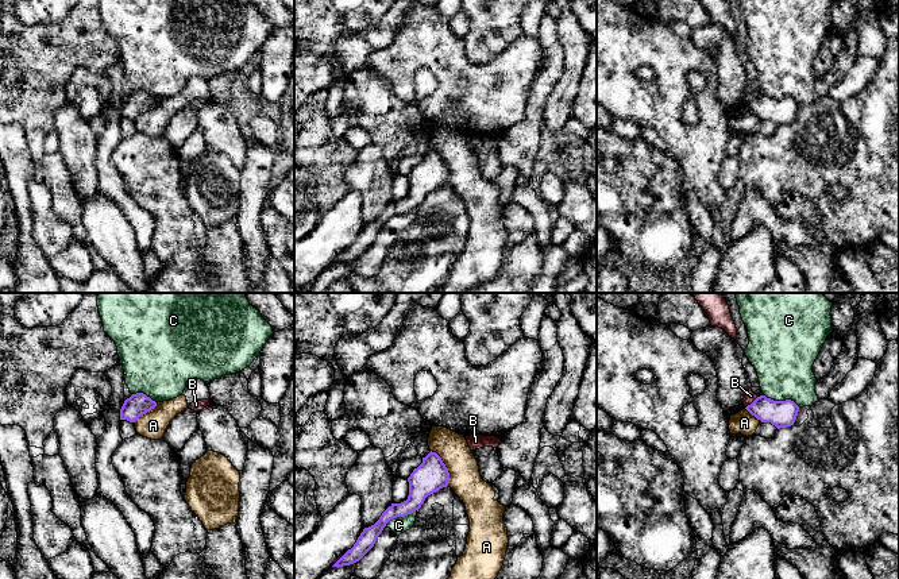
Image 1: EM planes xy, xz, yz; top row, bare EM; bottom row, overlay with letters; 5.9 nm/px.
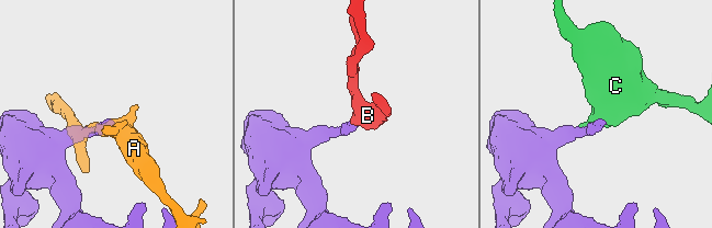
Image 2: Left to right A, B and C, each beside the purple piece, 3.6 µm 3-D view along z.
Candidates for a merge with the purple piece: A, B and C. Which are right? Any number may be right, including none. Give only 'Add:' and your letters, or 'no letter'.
Add: B

